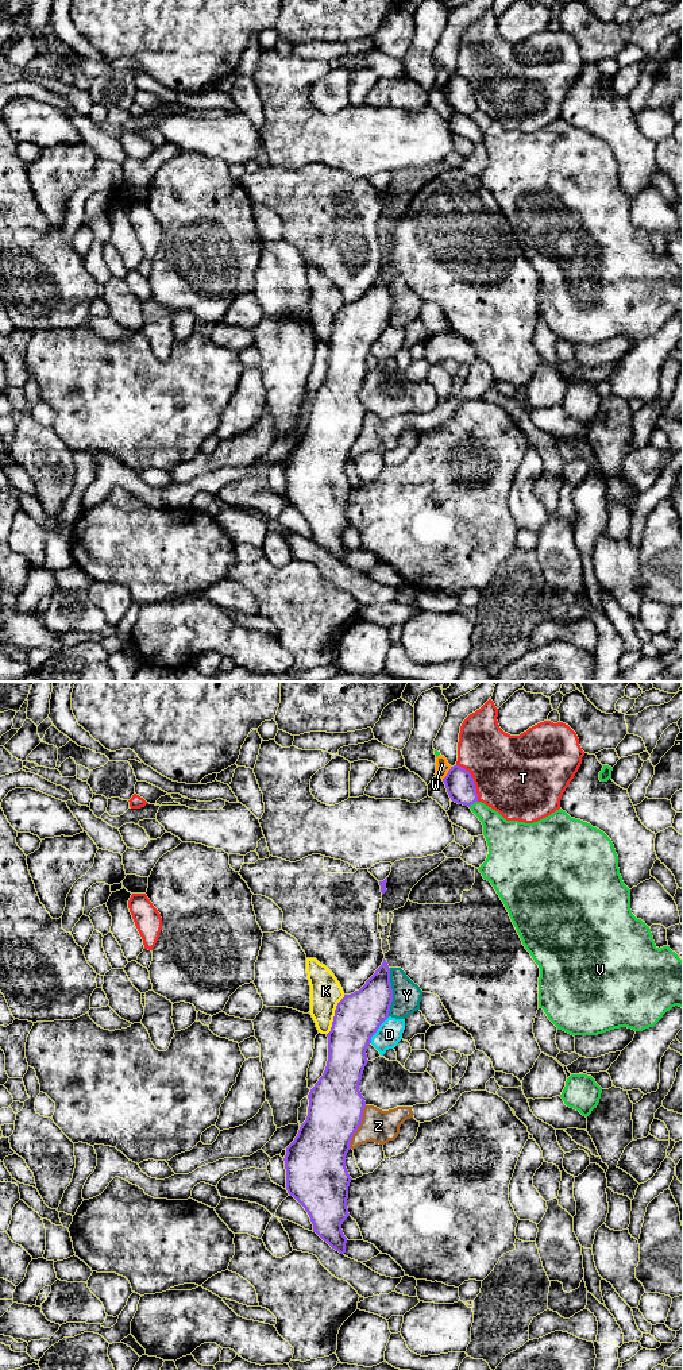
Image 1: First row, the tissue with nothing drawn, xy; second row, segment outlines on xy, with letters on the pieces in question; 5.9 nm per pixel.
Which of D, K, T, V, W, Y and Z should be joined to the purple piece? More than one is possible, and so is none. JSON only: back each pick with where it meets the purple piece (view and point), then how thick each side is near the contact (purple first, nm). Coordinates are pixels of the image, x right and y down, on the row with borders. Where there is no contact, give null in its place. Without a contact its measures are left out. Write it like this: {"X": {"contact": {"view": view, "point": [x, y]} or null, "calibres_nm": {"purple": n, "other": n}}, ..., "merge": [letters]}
{"merge": []}

